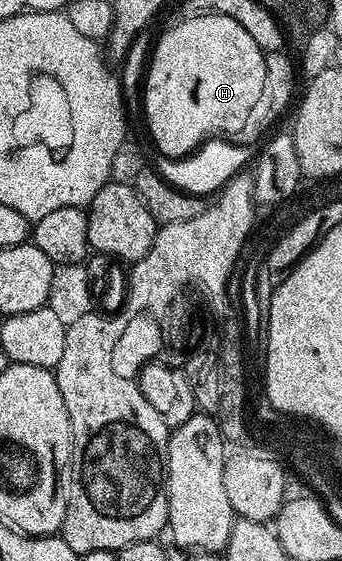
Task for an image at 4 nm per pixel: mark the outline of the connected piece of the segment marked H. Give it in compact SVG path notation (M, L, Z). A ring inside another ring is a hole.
M204 16L184 20L156 37L143 80L143 119L153 124L153 136L157 136L157 144L161 144L165 152L185 152L185 148L193 148L201 136L209 136L209 132L222 132L228 128L239 130L263 91L264 77L265 53L235 18Z

